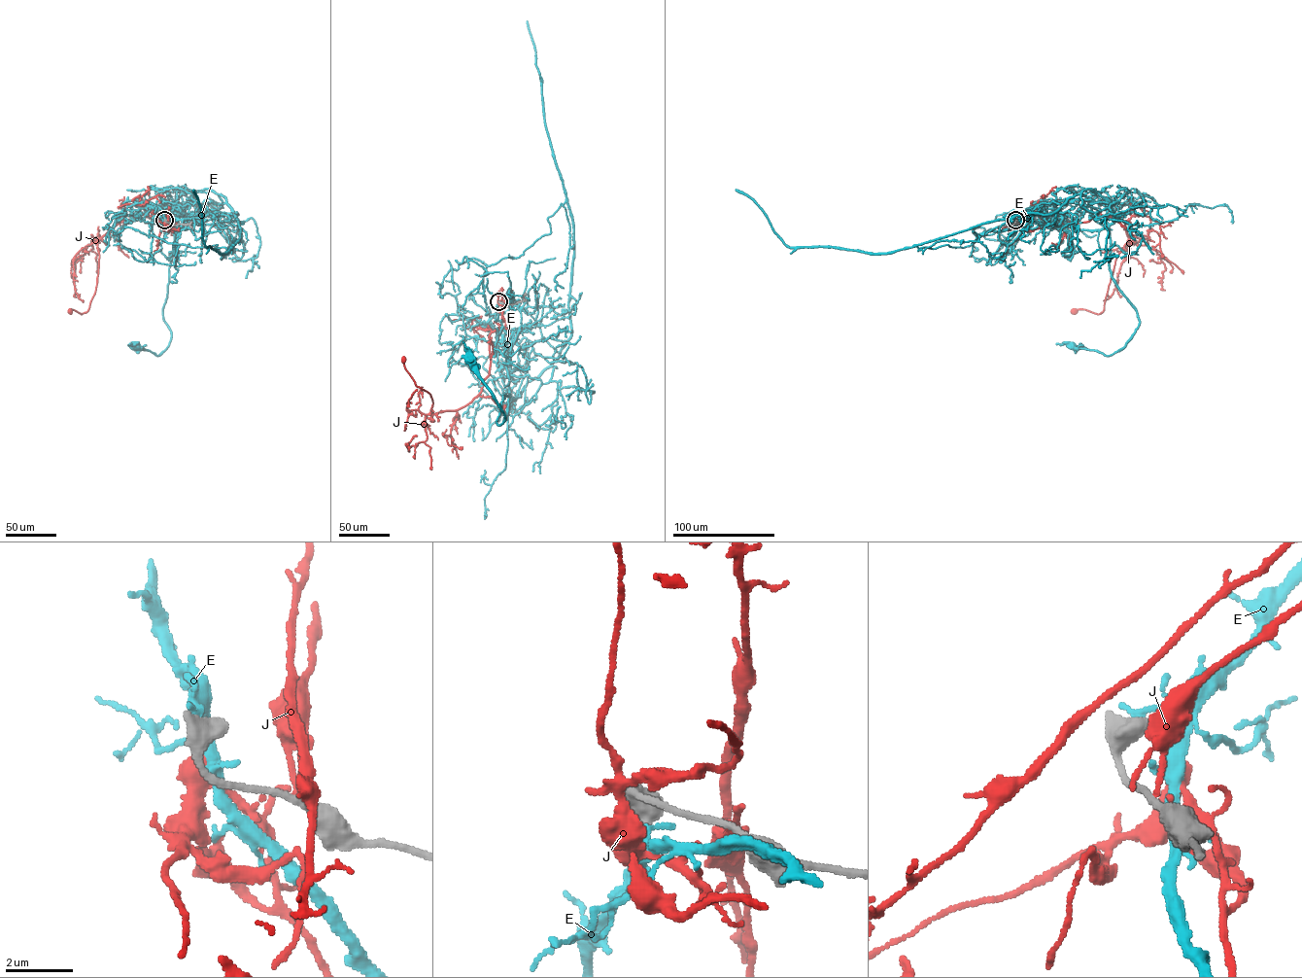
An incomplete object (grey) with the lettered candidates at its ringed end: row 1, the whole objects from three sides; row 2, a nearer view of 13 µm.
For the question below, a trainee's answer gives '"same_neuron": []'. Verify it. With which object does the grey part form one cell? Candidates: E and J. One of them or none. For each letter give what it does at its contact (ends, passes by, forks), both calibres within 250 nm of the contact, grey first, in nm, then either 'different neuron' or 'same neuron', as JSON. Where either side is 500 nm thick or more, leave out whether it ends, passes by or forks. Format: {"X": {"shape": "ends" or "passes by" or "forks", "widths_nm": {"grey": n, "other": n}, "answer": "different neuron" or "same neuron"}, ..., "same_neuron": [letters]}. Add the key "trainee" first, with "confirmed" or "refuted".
{"trainee": "confirmed", "E": {"widths_nm": {"grey": 750, "other": 240}, "answer": "different neuron"}, "J": {"widths_nm": {"grey": 550, "other": 150}, "answer": "different neuron"}, "same_neuron": []}

